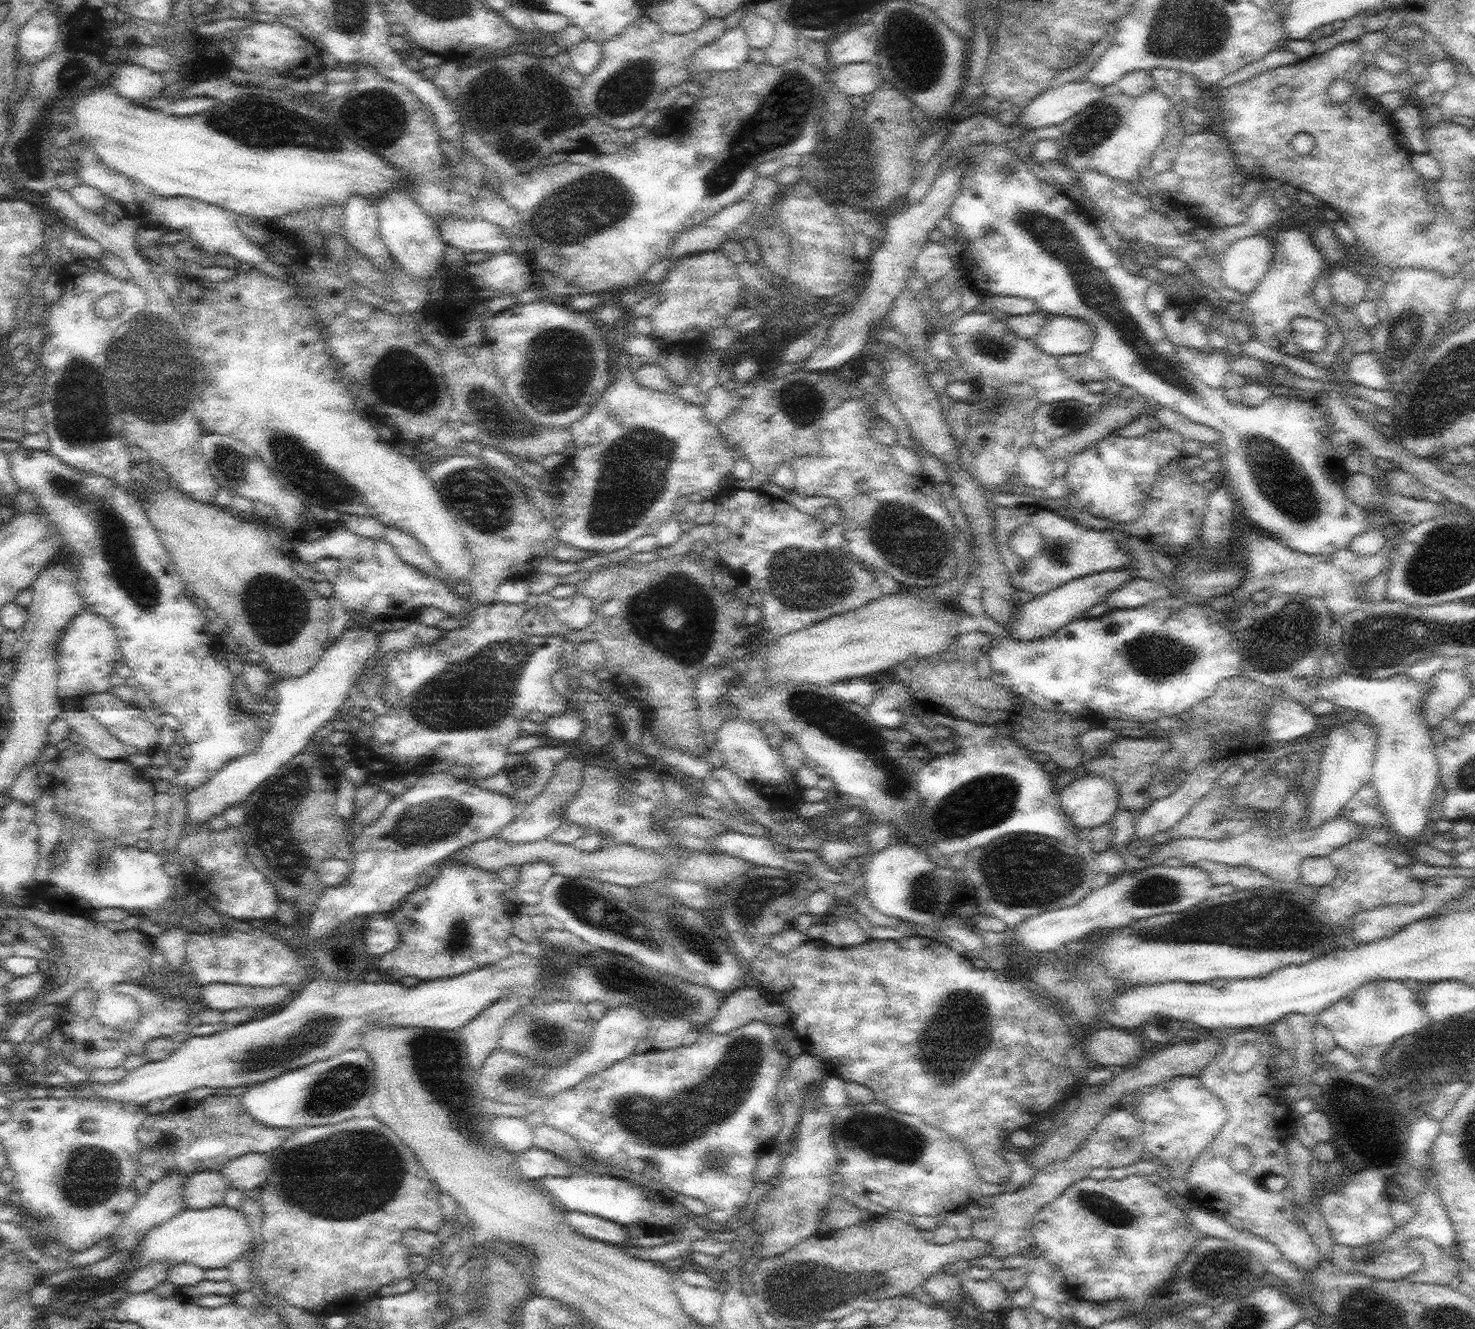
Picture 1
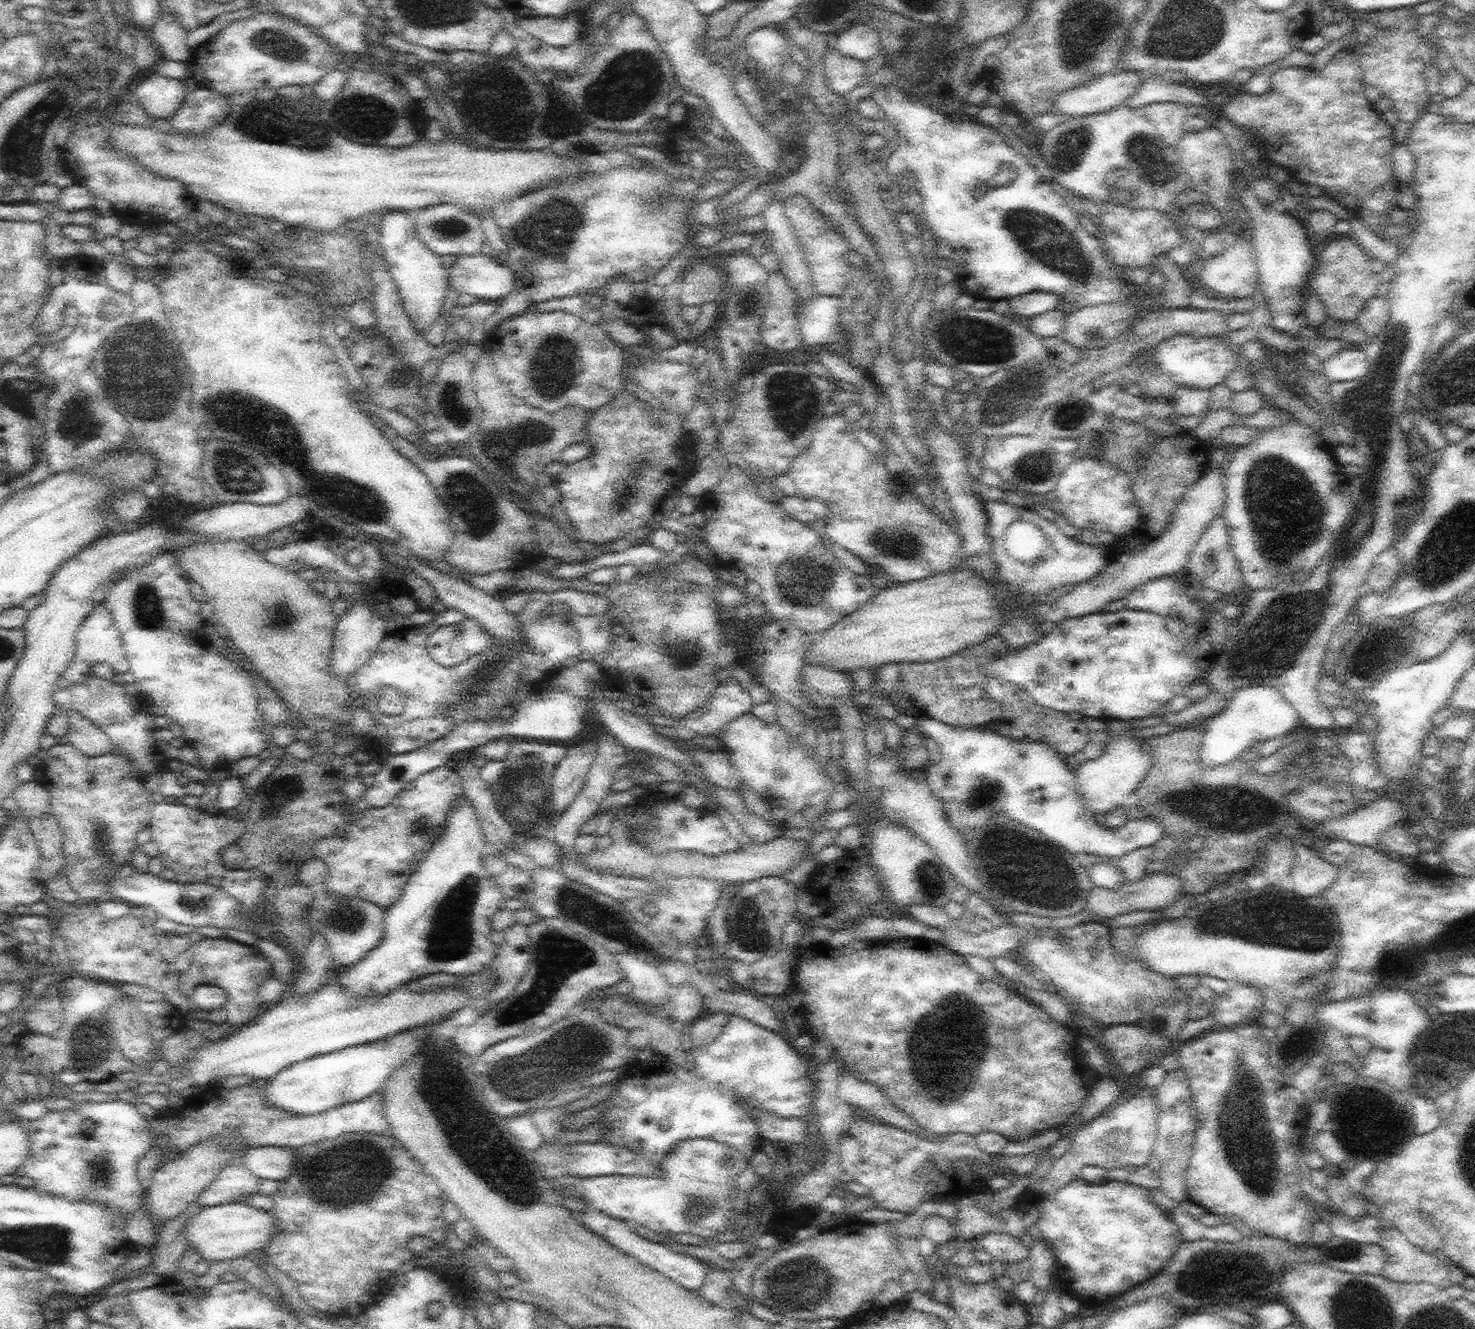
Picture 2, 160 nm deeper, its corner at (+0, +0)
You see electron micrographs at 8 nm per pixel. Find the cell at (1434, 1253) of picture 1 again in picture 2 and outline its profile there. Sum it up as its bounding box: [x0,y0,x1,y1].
[1379,1228,1452,1289]

